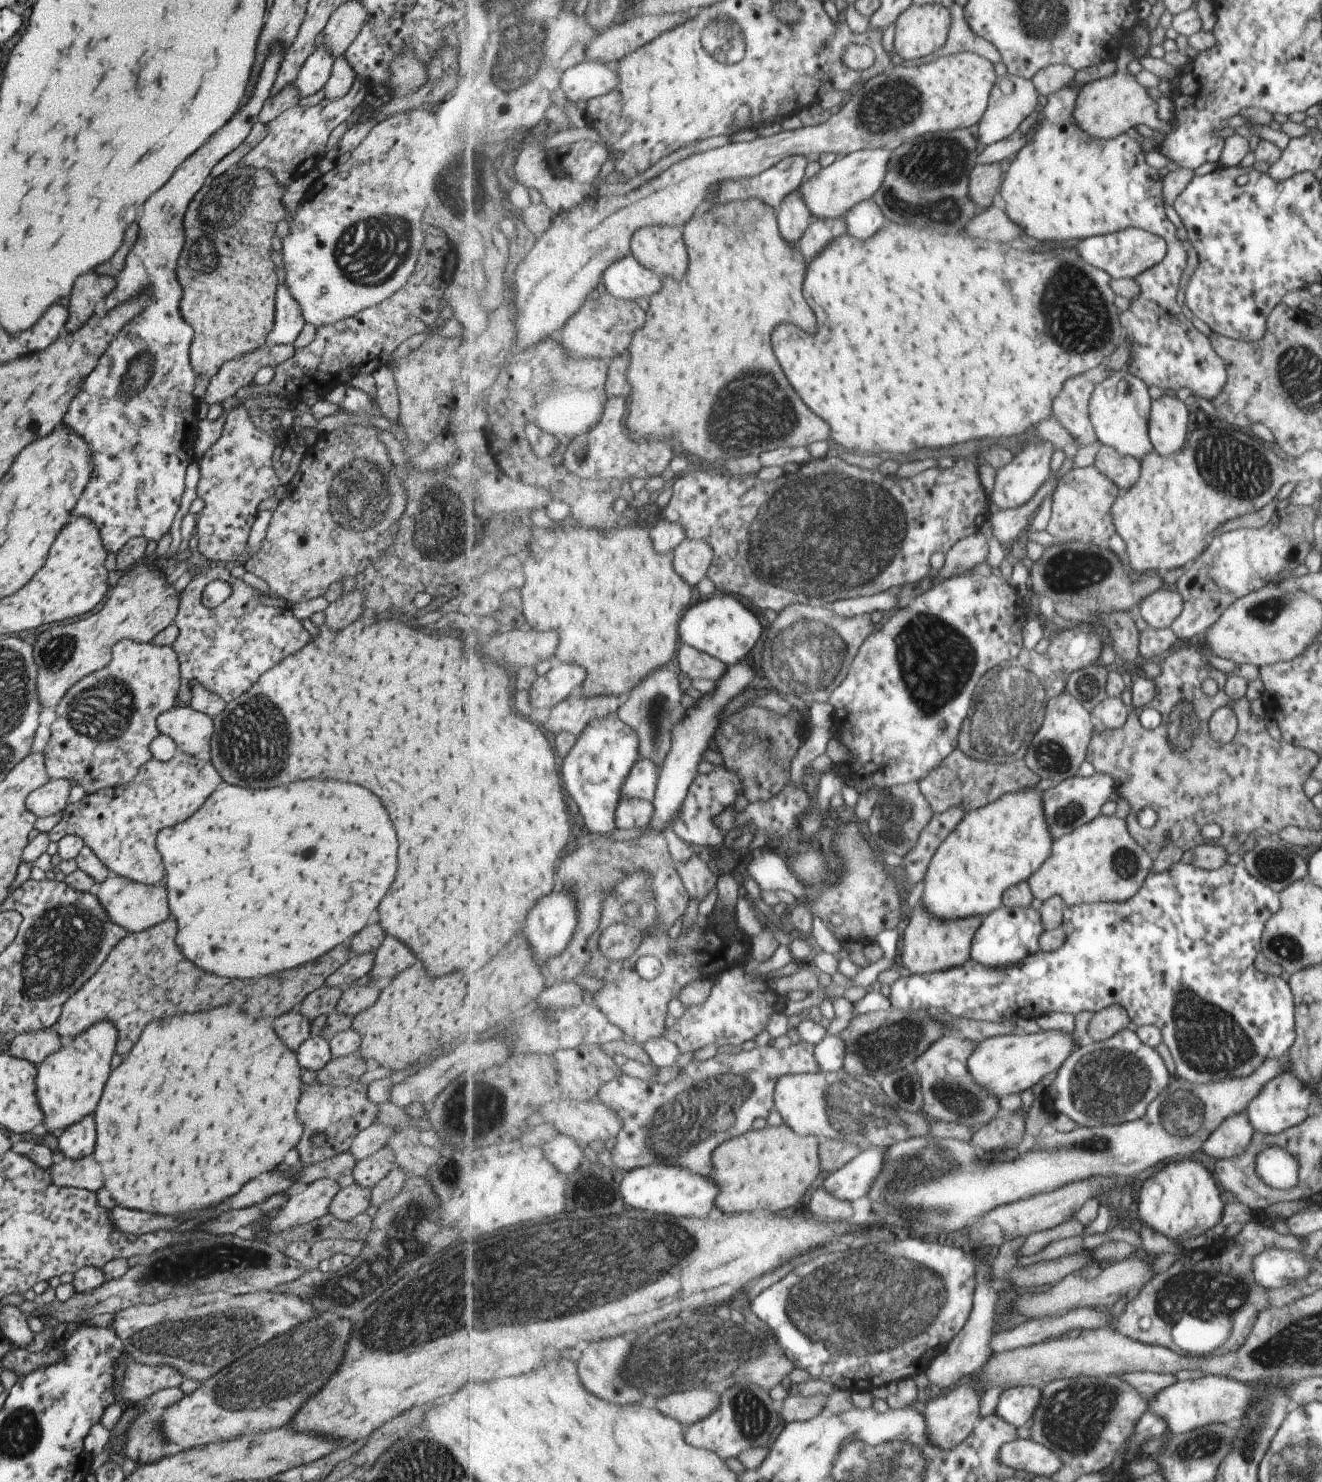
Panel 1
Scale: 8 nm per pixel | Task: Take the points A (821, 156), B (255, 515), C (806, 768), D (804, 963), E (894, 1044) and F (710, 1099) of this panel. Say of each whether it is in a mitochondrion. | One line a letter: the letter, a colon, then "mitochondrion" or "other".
A: other
B: other
C: other
D: other
E: mitochondrion
F: mitochondrion

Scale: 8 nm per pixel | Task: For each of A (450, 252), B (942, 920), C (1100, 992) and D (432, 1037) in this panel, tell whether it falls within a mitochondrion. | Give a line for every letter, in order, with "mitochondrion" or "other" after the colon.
A: other
B: other
C: other
D: other

